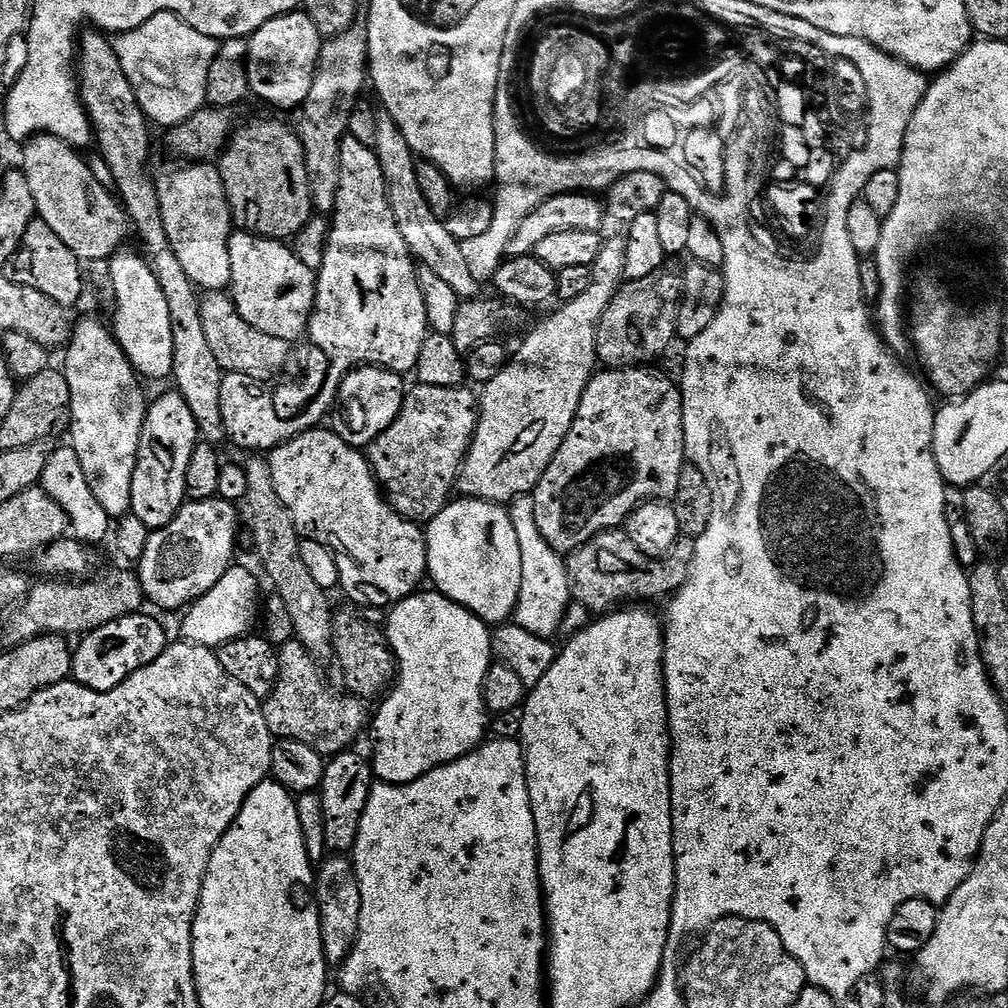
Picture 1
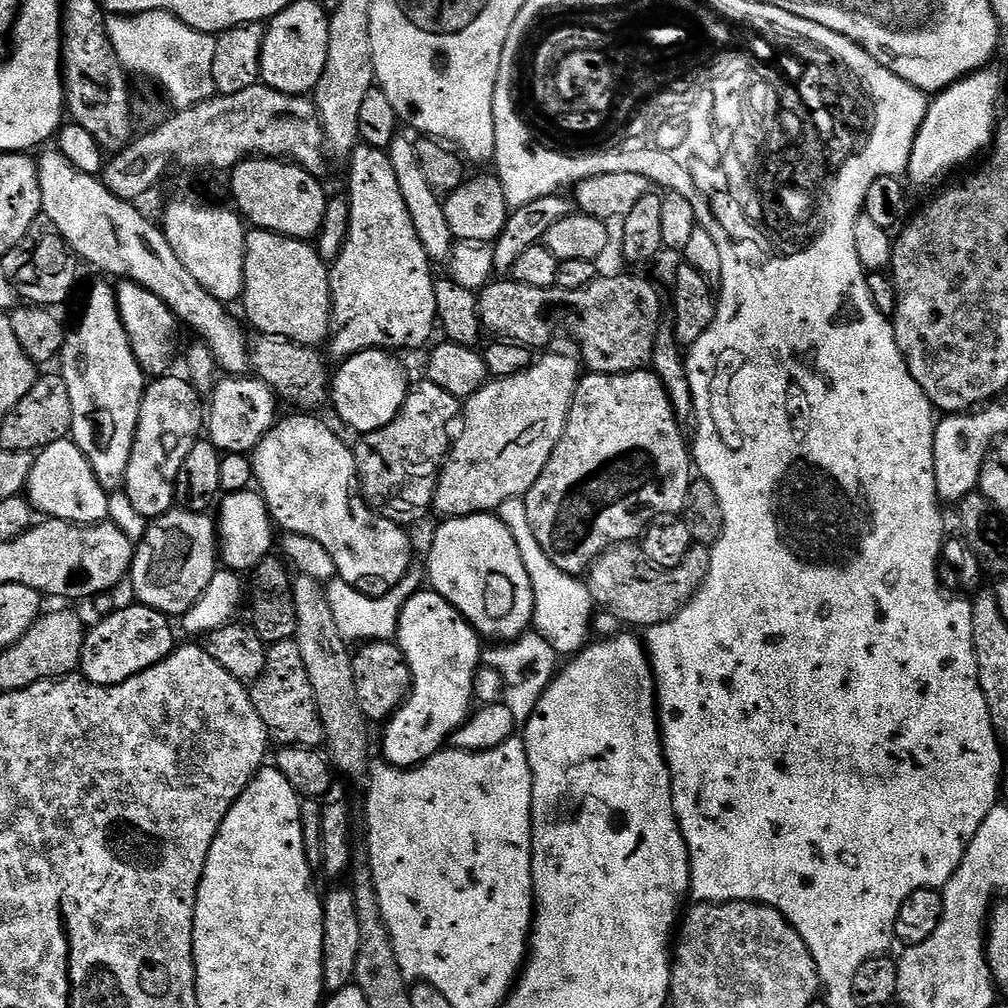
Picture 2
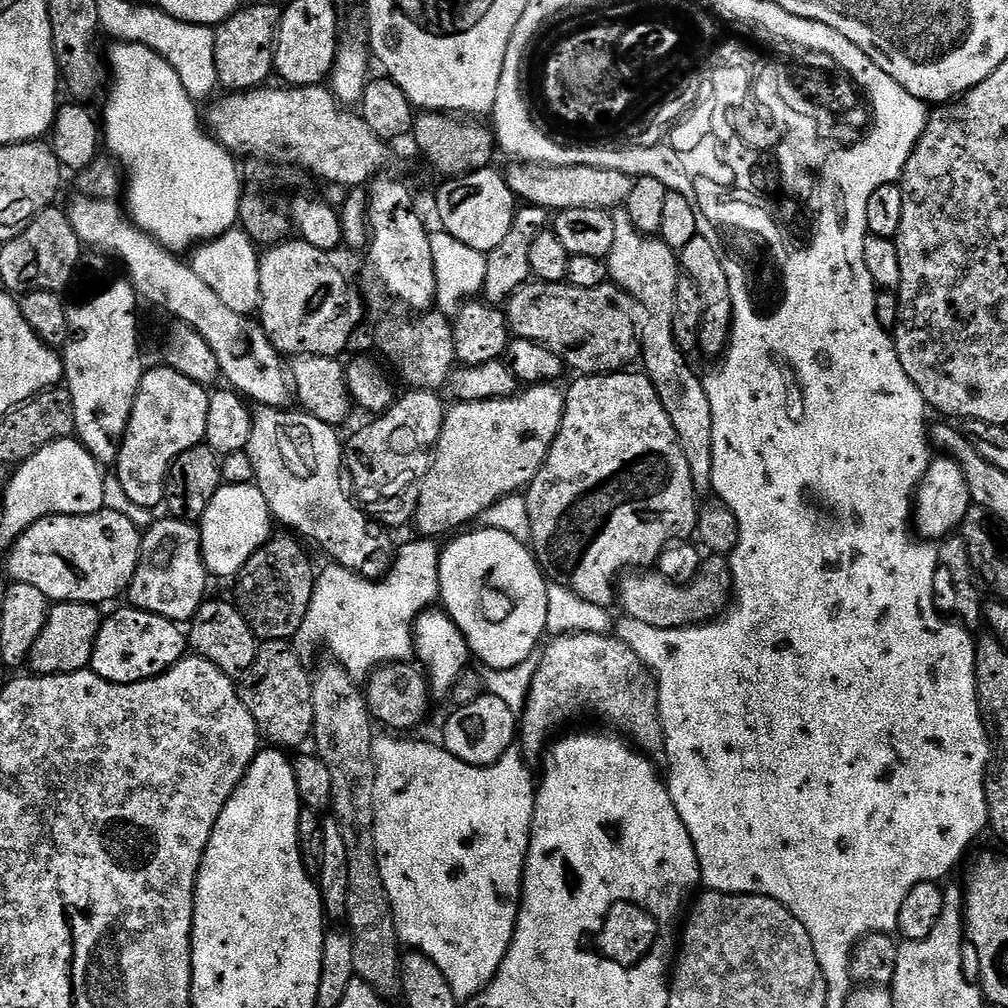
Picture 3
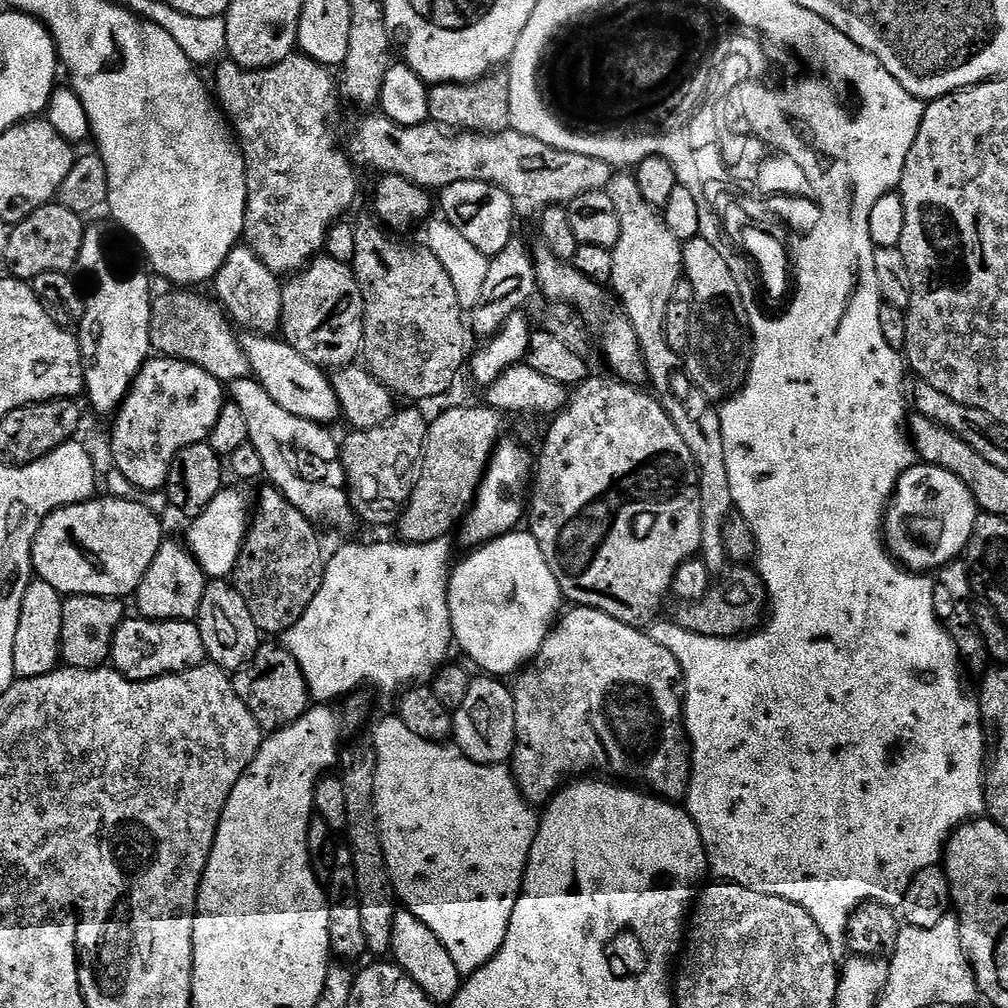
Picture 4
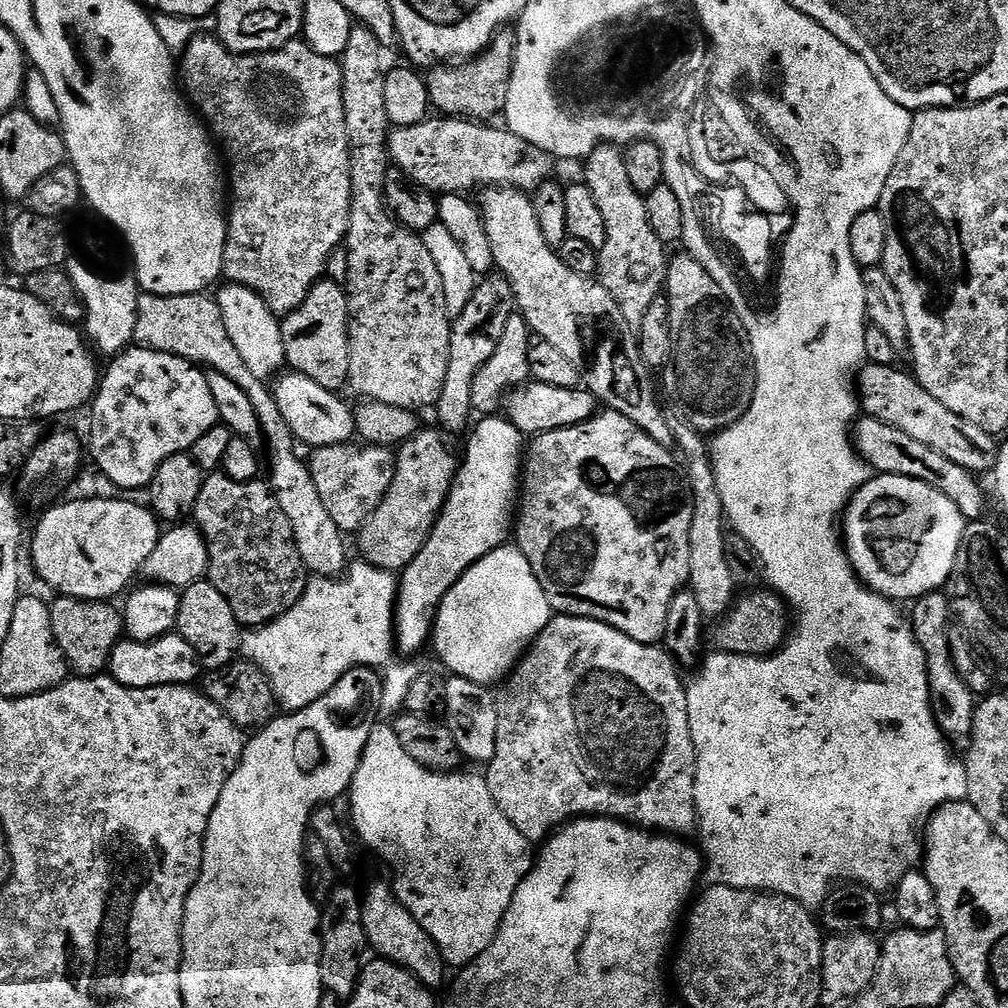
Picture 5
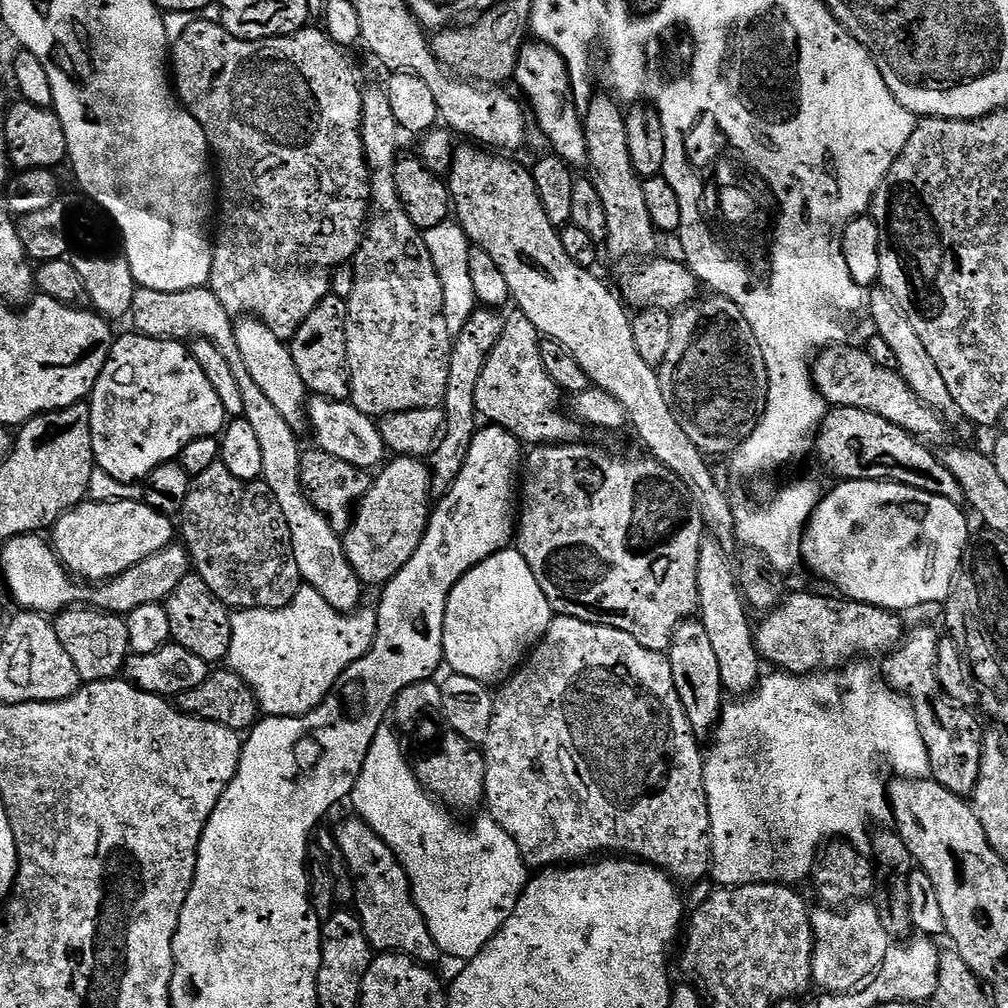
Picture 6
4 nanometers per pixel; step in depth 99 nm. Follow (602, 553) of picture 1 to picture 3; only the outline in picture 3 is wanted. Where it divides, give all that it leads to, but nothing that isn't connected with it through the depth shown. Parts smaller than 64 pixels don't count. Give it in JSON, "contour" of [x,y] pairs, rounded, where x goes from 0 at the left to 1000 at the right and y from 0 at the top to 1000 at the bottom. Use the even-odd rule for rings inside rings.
{"contour":[[[717,551],[695,555],[689,573],[681,579],[666,579],[654,565],[623,565],[613,575],[613,599],[615,595],[618,610],[657,625],[703,618],[723,602],[726,590],[726,564]]]}

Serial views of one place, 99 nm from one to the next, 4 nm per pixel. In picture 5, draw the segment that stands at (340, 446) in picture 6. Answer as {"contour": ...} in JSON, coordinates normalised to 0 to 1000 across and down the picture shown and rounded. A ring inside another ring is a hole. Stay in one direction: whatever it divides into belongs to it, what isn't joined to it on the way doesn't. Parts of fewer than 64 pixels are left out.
{"contour":[[[290,369],[277,374],[272,383],[272,392],[276,399],[276,407],[280,407],[280,415],[284,415],[284,419],[288,423],[291,433],[299,441],[307,440],[307,445],[313,445],[327,442],[341,442],[346,439],[349,435],[354,432],[353,415],[350,406],[344,405],[336,396],[334,390],[323,387],[319,383],[315,383],[315,379],[312,379],[312,375],[304,375],[298,369]]]}

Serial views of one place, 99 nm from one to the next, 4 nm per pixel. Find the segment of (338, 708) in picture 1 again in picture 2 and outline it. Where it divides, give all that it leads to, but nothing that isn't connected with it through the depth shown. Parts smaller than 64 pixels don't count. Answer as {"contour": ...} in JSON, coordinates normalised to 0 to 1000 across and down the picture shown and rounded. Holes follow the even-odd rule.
{"contour":[[[290,653],[277,663],[274,657],[267,658],[263,668],[249,680],[252,704],[260,712],[267,735],[284,742],[316,743],[321,737],[321,717],[317,715],[315,700],[310,691],[308,669],[297,654]],[[282,671],[286,676],[282,676]]]}

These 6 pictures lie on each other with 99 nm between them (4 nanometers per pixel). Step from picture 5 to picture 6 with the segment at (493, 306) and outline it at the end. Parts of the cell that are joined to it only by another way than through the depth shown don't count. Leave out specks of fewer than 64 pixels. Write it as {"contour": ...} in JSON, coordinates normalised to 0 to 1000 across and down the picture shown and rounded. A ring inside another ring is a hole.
{"contour":[[[473,305],[466,312],[465,318],[449,336],[446,351],[446,375],[442,375],[442,391],[440,392],[440,432],[438,433],[433,445],[427,453],[429,470],[429,492],[436,494],[448,484],[448,479],[458,470],[458,462],[462,462],[462,450],[466,446],[466,438],[474,427],[474,410],[472,408],[472,388],[474,375],[478,375],[478,363],[482,363],[482,355],[494,343],[494,335],[498,335],[498,327],[502,313],[499,309],[486,305]]]}

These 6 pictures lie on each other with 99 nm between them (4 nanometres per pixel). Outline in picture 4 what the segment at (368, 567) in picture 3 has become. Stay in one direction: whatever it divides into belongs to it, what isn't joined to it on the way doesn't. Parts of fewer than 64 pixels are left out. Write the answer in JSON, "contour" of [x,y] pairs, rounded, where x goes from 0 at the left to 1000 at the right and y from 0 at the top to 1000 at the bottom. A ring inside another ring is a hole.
{"contour":[[[245,375],[233,377],[228,381],[228,397],[236,403],[240,418],[246,423],[246,433],[248,440],[254,444],[259,456],[262,459],[263,473],[267,473],[269,483],[274,484],[294,503],[304,515],[310,517],[313,522],[321,519],[330,520],[333,524],[341,524],[348,516],[351,516],[351,509],[346,503],[344,491],[332,492],[325,484],[320,484],[317,480],[309,480],[306,472],[298,472],[295,468],[295,461],[288,458],[287,449],[282,447],[276,457],[272,454],[272,448],[280,443],[289,446],[290,443],[299,444],[306,452],[314,452],[317,456],[327,456],[334,453],[335,437],[324,429],[326,427],[320,421],[312,418],[304,418],[298,413],[288,411],[280,407],[276,400],[268,395],[261,383],[253,376]]]}

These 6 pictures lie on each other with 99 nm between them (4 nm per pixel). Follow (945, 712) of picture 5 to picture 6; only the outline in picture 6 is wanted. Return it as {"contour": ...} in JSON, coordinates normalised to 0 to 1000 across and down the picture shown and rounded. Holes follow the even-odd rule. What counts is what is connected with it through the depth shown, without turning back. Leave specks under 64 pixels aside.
{"contour":[[[923,621],[905,622],[894,639],[874,658],[874,668],[880,678],[892,687],[901,687],[905,695],[913,727],[919,736],[924,756],[924,769],[931,777],[950,790],[963,791],[973,768],[973,740],[976,720],[961,701],[937,688],[930,671],[933,627]]]}

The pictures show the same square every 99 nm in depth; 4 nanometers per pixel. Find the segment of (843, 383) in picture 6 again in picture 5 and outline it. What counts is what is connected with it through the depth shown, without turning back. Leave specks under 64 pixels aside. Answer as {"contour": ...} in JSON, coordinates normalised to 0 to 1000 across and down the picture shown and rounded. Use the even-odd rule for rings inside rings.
{"contour":[[[860,360],[853,367],[849,385],[856,410],[895,427],[907,438],[923,443],[965,470],[985,467],[992,443],[989,434],[982,432],[980,428],[972,428],[969,424],[963,424],[961,427],[948,411],[935,403],[904,370],[899,371],[890,365],[888,362]]]}

